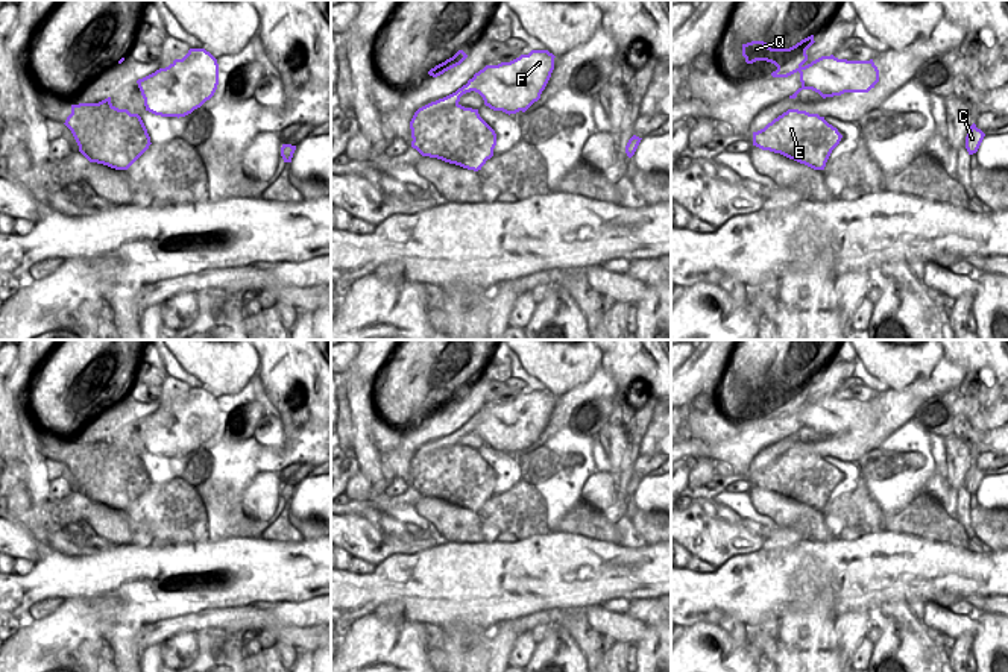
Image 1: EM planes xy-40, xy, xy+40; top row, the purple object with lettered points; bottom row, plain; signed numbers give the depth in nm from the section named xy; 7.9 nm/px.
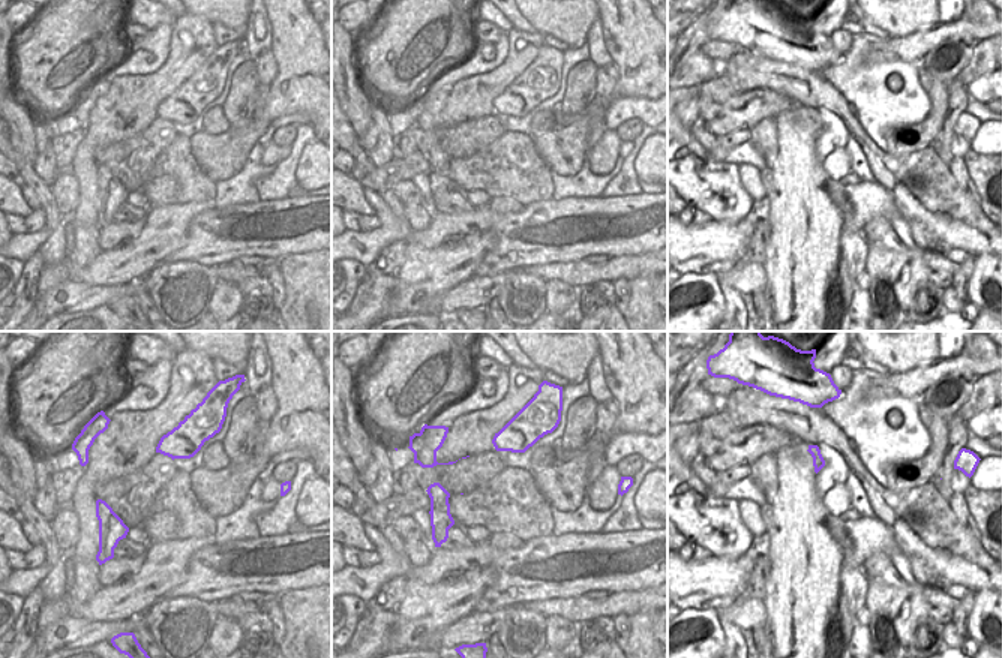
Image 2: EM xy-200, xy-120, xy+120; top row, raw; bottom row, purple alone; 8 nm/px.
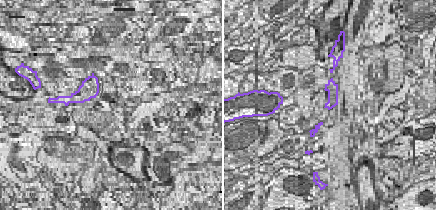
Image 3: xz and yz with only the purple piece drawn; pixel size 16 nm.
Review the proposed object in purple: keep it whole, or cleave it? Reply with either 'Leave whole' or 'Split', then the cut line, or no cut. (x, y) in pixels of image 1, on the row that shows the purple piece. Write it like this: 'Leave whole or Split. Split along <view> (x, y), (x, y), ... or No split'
Split. Split along xy (460, 88), (465, 93)

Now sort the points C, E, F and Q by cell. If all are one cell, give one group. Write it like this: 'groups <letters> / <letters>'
groups C F Q / E

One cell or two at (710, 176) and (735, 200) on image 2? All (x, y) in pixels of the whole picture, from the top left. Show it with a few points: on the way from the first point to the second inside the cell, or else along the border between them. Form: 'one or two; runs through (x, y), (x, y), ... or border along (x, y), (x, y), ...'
one; runs through (716, 182), (729, 194)

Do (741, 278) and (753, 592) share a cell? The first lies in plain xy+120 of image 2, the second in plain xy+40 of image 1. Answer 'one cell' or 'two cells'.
two cells

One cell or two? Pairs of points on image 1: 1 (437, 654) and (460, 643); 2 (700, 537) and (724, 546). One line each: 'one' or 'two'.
1: two
2: one

